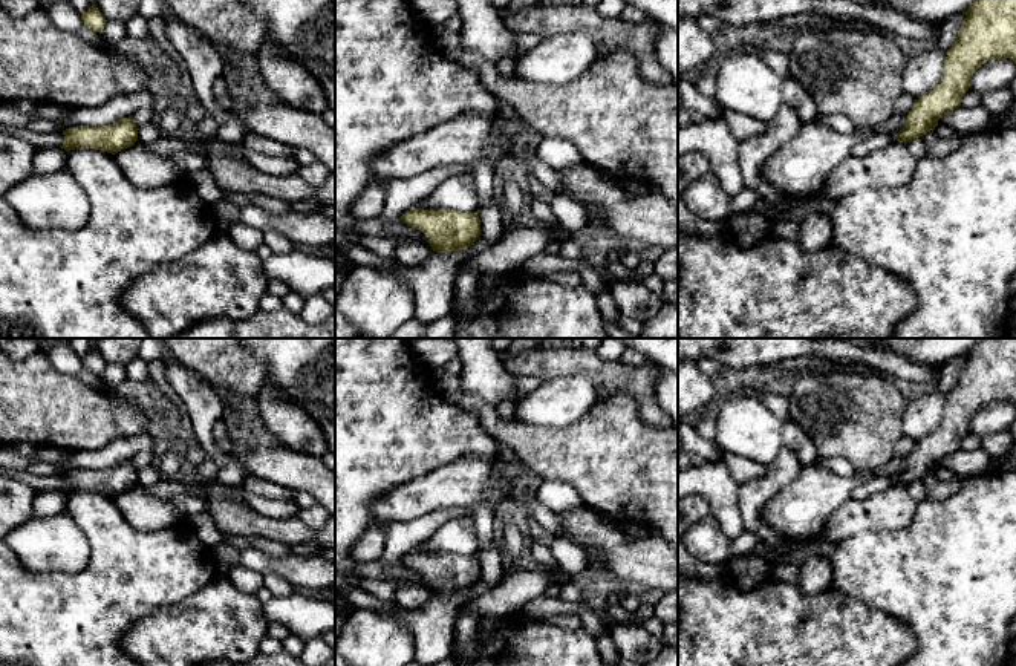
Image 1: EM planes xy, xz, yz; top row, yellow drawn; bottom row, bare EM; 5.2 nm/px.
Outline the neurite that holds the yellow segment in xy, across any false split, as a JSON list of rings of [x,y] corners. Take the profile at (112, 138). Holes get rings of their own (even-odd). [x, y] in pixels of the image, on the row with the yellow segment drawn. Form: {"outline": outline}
{"outline": [[[133,116],[122,118],[109,126],[77,126],[63,130],[61,149],[67,153],[75,149],[95,149],[107,153],[118,153],[138,141],[138,127]]]}

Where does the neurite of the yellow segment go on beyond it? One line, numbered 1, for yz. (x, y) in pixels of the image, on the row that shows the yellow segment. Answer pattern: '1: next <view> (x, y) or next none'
1: next none

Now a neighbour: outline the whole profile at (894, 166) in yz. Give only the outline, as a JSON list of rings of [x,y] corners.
[[[894,139],[865,158],[846,158],[829,173],[816,196],[839,202],[865,188],[906,185],[913,178],[917,162],[907,144]]]

